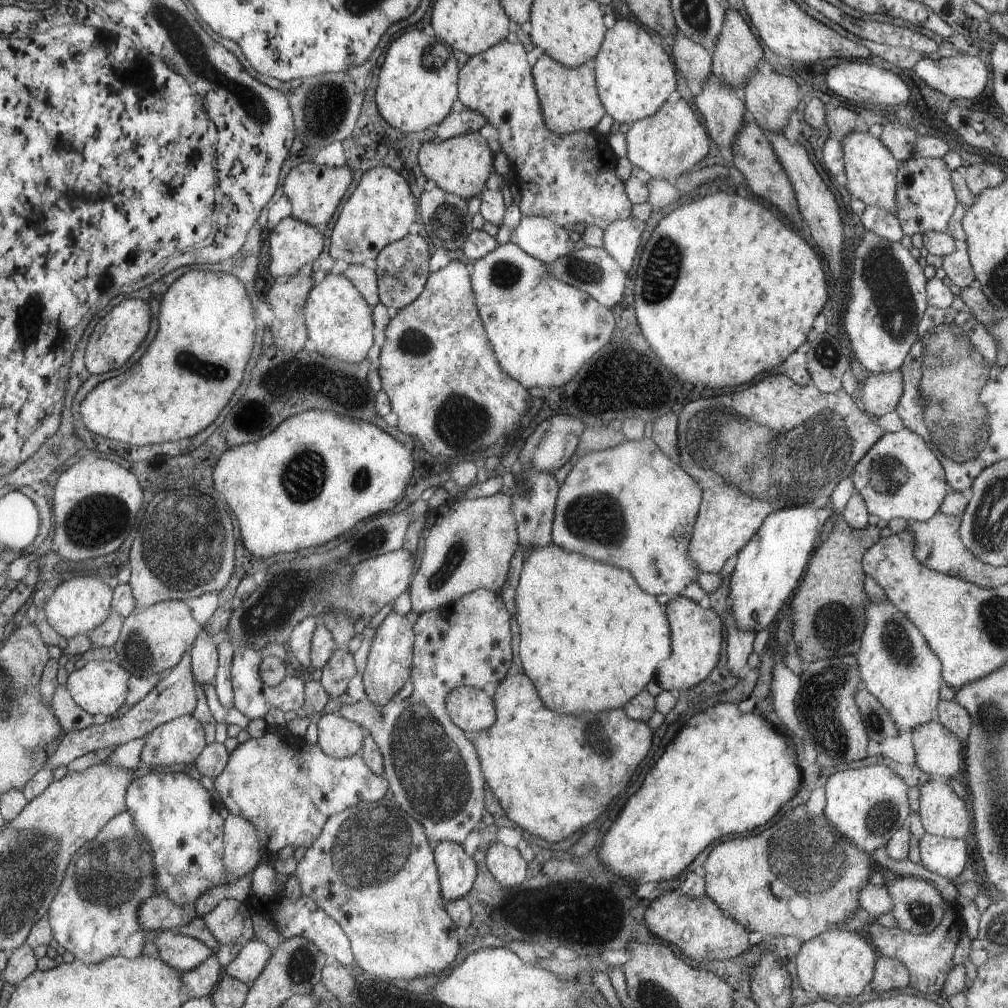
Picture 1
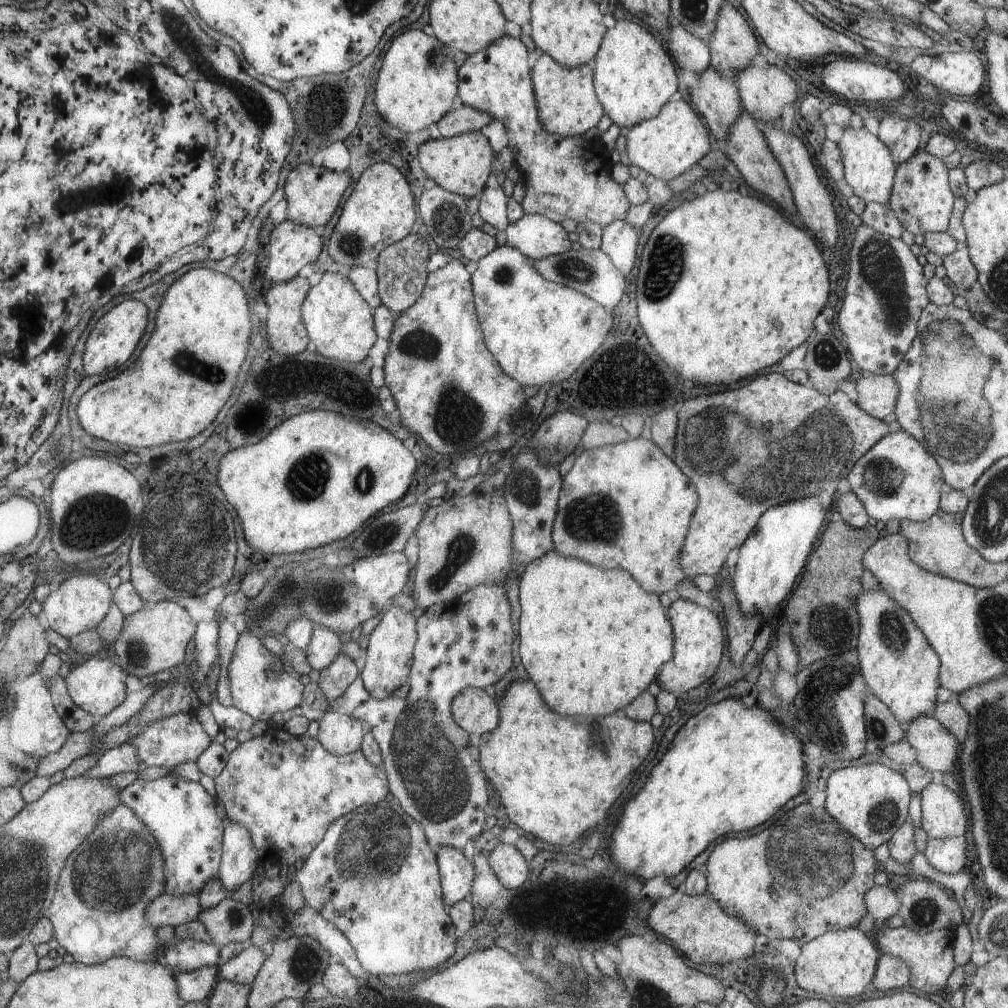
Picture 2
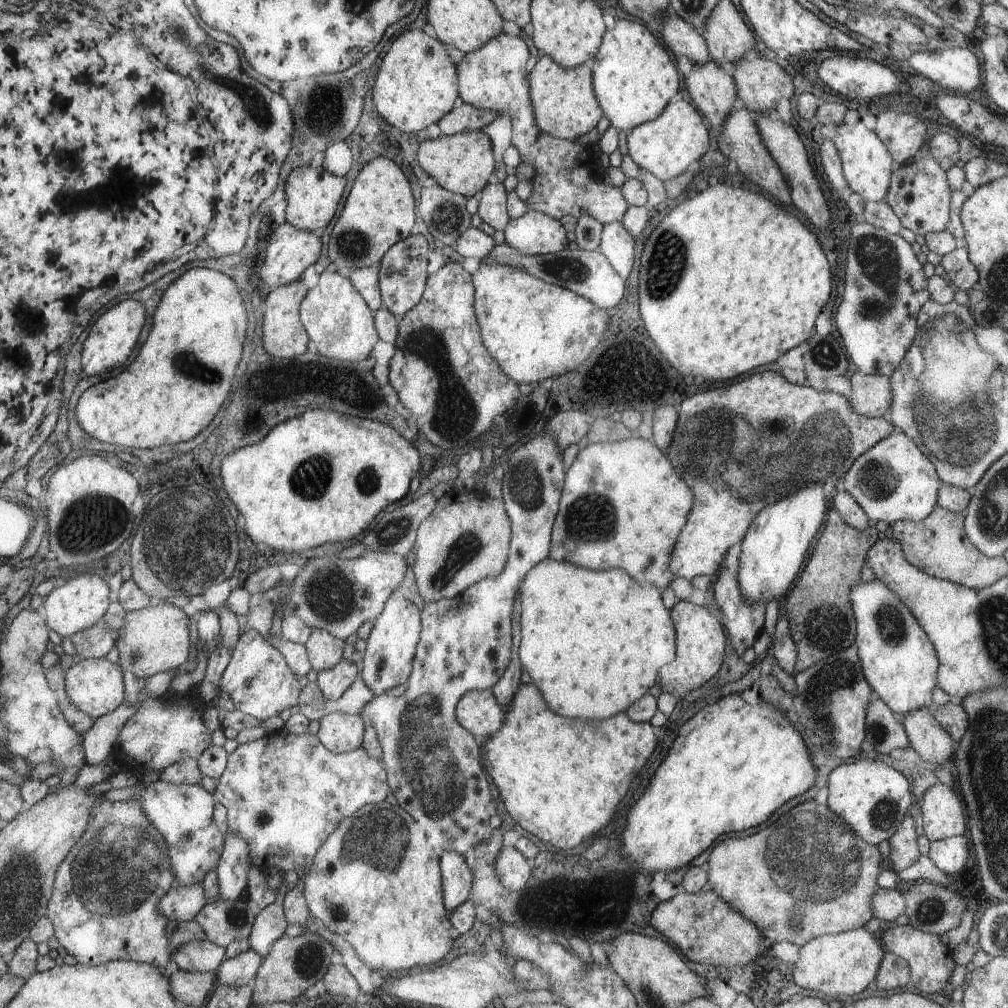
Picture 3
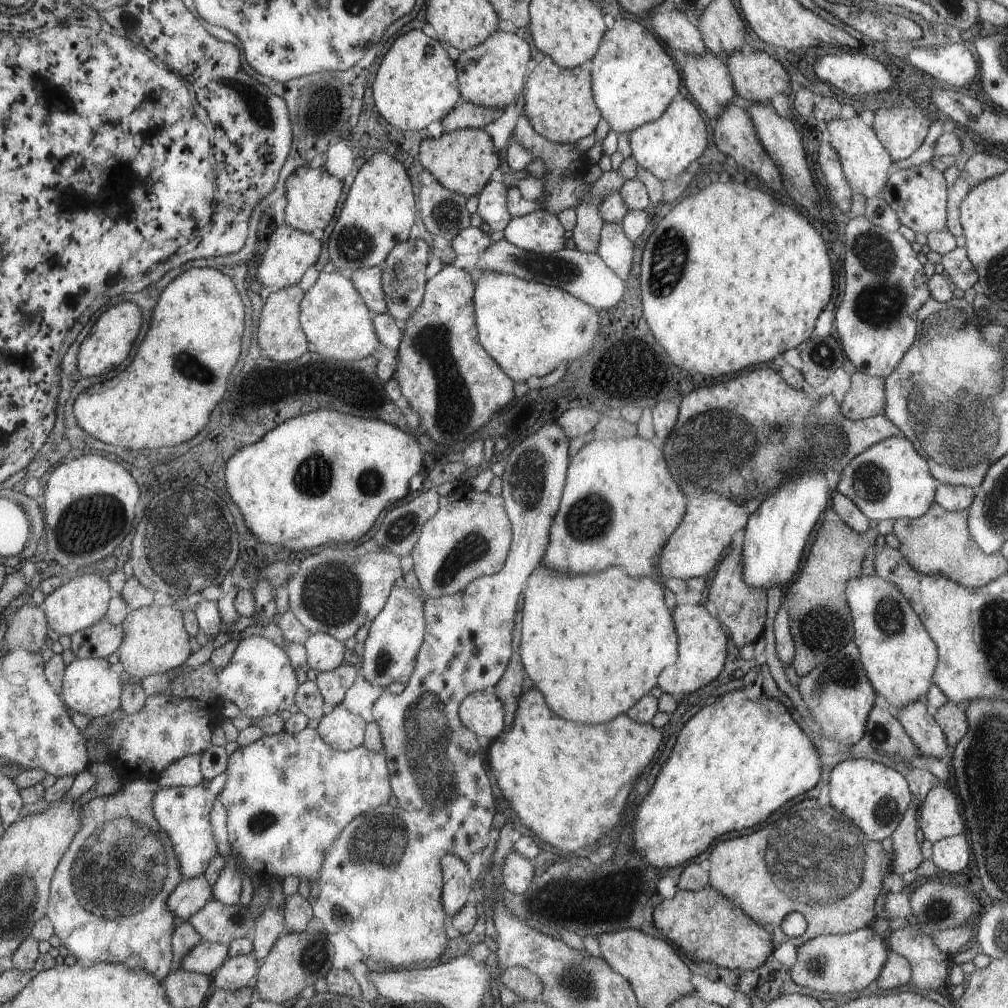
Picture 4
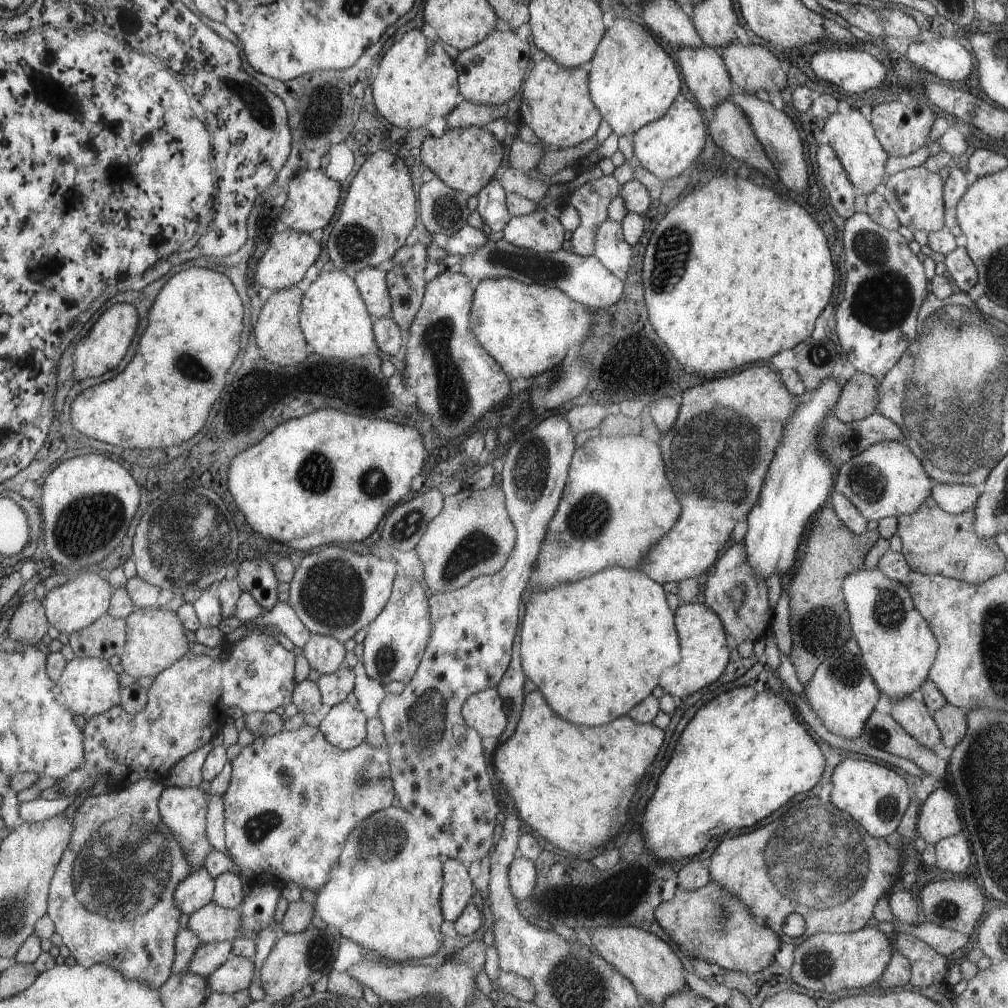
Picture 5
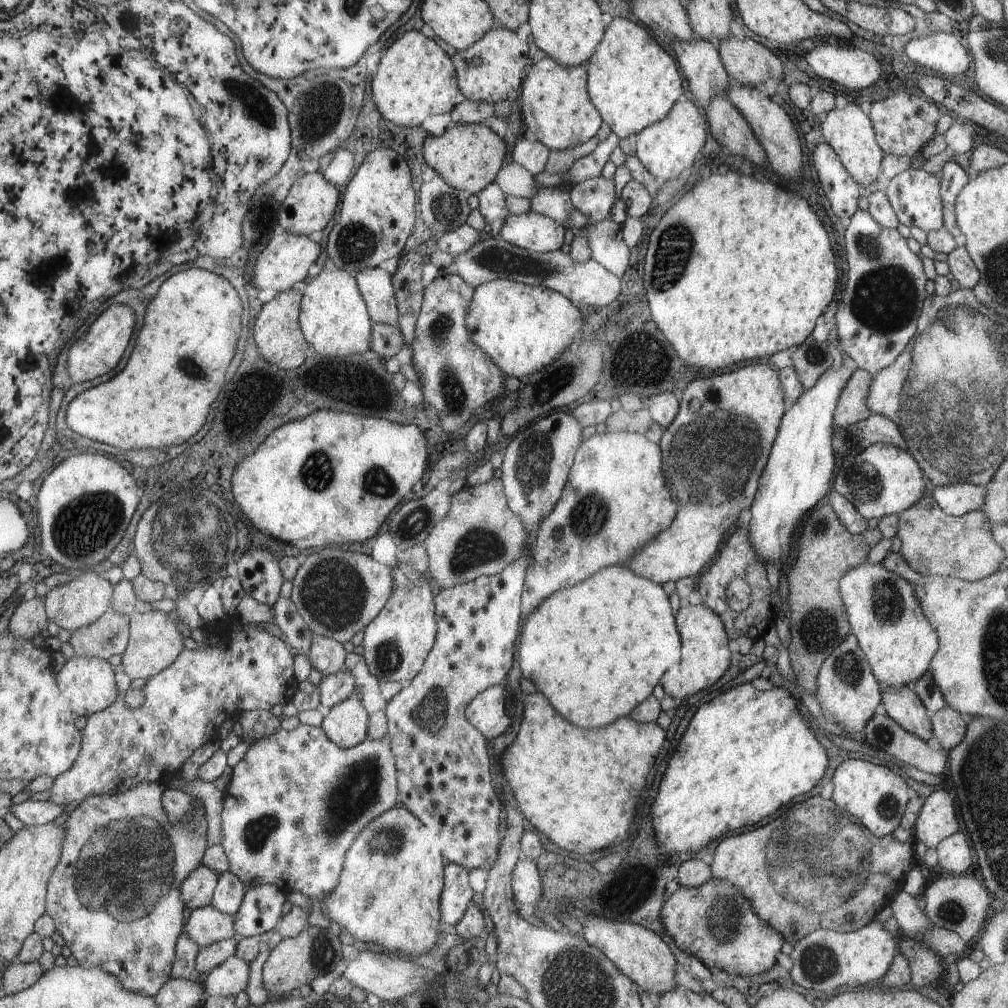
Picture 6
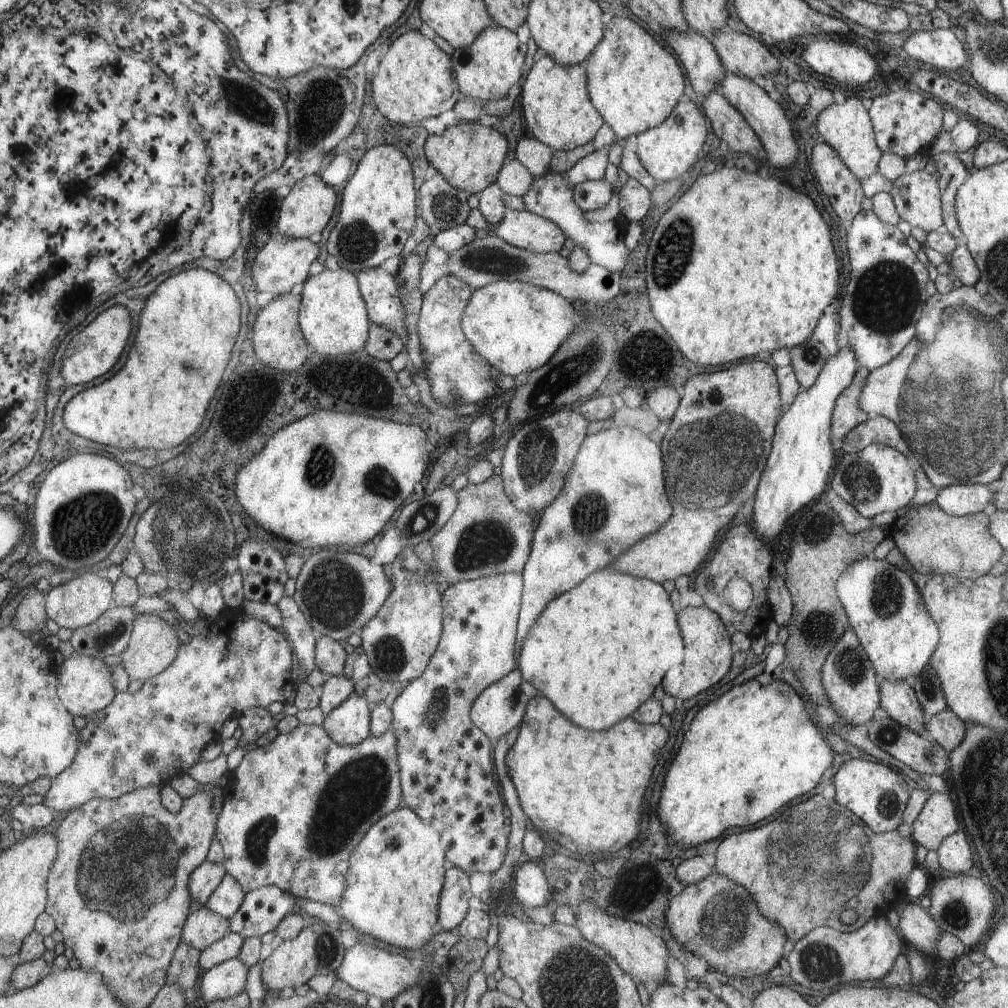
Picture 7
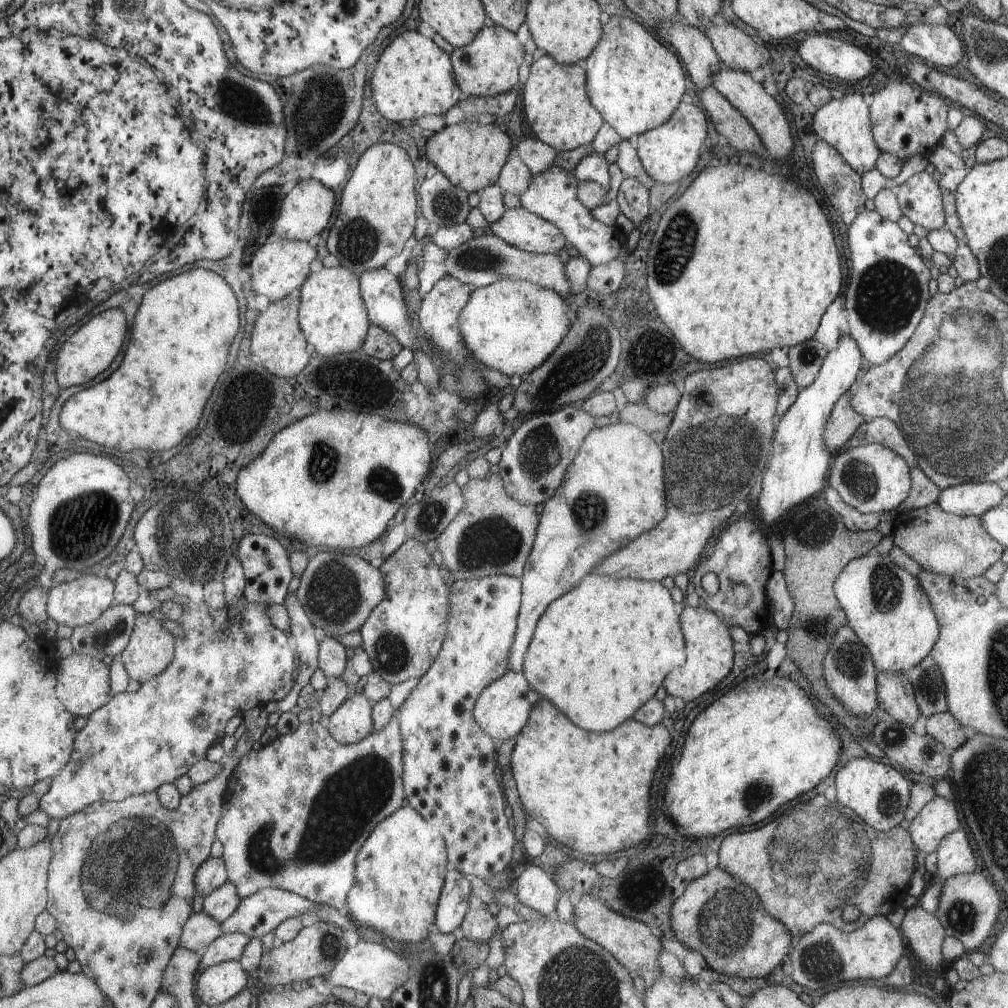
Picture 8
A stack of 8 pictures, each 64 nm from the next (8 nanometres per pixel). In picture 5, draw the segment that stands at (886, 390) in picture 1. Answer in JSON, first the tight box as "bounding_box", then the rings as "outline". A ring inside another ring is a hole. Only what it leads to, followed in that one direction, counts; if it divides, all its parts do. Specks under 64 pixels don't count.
{"bounding_box":[833,371,879,423],"outline":[[[855,371],[842,390],[833,413],[842,422],[852,423],[877,412],[879,380],[860,371]]]}

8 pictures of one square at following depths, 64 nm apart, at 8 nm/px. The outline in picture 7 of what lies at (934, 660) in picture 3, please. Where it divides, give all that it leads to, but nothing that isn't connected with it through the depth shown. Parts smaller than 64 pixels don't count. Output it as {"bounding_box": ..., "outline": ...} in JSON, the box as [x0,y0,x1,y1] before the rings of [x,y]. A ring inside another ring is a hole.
{"bounding_box":[837,556,940,681],"outline":[[[870,556],[853,562],[841,574],[837,582],[837,594],[848,612],[850,629],[857,634],[880,678],[891,681],[908,680],[911,676],[918,676],[926,668],[940,644],[940,630],[934,618],[930,616],[912,576],[894,568],[886,559],[879,560]]]}

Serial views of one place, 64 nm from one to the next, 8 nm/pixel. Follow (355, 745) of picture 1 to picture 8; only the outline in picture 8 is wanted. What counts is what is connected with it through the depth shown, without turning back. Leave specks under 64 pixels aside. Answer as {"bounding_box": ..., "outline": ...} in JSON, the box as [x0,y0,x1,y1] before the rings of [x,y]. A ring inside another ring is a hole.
{"bounding_box":[324,693,373,745],"outline":[[[356,693],[332,713],[324,722],[330,734],[339,743],[349,745],[364,740],[373,730],[372,700],[366,694]]]}

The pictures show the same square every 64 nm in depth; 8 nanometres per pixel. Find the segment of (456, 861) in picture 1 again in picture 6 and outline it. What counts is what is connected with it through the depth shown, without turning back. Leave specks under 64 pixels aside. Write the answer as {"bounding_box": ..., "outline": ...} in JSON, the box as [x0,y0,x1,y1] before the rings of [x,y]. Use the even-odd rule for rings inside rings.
{"bounding_box":[441,863,475,924],"outline":[[[454,863],[445,866],[445,890],[441,896],[442,922],[454,924],[468,910],[475,892],[468,882],[468,869]]]}

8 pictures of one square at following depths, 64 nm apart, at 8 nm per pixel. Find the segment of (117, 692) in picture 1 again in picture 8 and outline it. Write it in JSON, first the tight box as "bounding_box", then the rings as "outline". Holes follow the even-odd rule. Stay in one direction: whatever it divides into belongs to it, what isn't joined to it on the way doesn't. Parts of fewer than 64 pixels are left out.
{"bounding_box":[57,652,112,718],"outline":[[[74,652],[69,657],[63,658],[57,665],[58,688],[62,704],[66,705],[68,712],[72,713],[75,718],[88,718],[92,712],[96,712],[101,706],[112,701],[112,696],[110,696],[112,679],[108,678],[110,674],[103,660]]]}

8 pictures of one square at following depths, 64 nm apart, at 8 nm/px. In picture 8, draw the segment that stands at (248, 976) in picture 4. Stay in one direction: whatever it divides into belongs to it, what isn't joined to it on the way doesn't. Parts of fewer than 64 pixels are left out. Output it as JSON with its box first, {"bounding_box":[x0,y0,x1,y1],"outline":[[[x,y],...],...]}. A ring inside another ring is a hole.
{"bounding_box":[195,960,246,1006],"outline":[[[239,960],[224,961],[200,970],[195,988],[198,1002],[212,1006],[236,997],[246,989],[246,971]]]}

